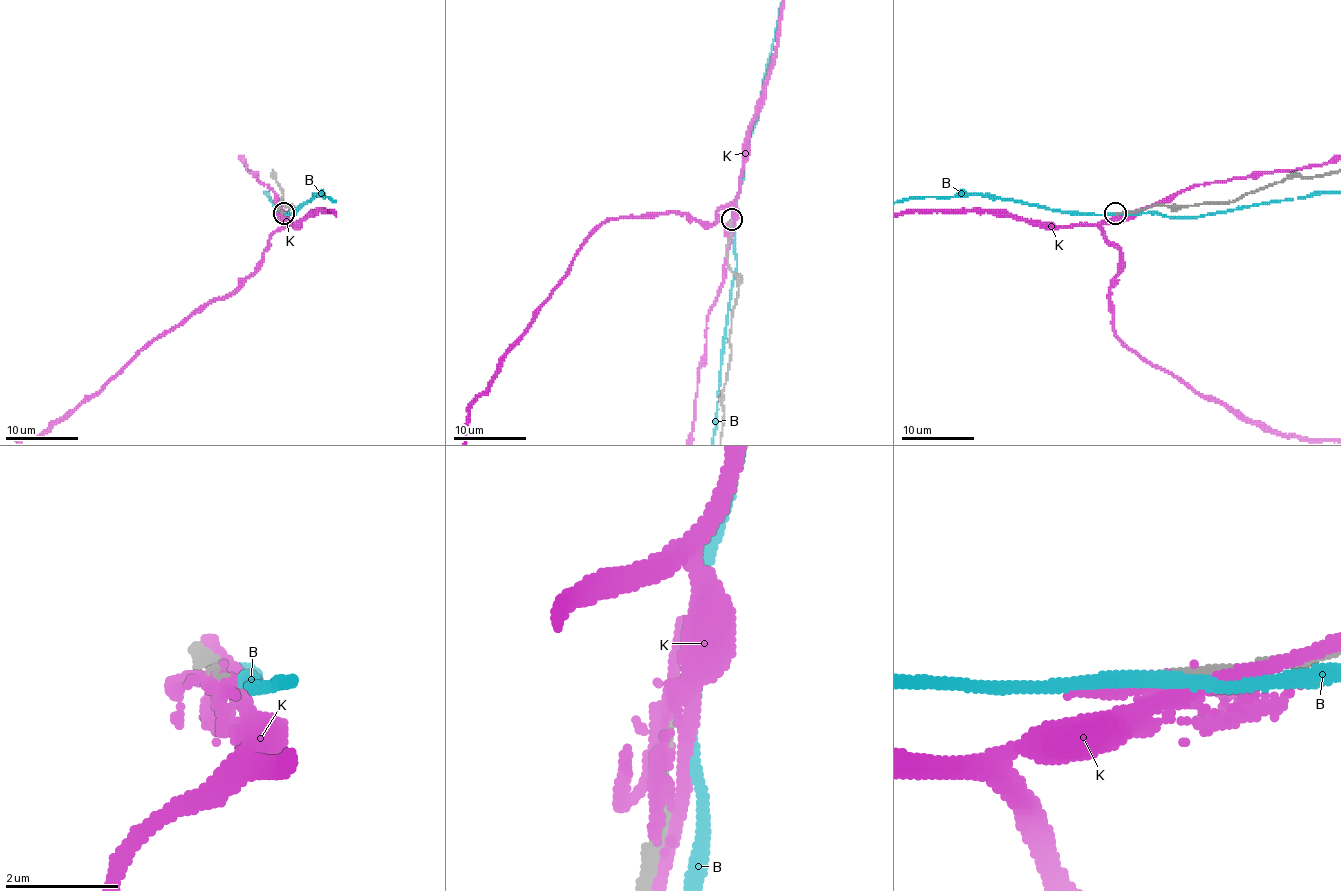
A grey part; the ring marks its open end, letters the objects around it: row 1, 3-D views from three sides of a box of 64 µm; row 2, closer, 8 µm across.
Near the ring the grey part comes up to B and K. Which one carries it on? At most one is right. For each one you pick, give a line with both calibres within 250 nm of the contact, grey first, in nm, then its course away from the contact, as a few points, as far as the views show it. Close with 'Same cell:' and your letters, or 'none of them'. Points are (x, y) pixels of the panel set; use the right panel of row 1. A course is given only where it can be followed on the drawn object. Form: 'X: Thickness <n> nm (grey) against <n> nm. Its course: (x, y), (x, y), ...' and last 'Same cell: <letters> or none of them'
Same cell: none of them

